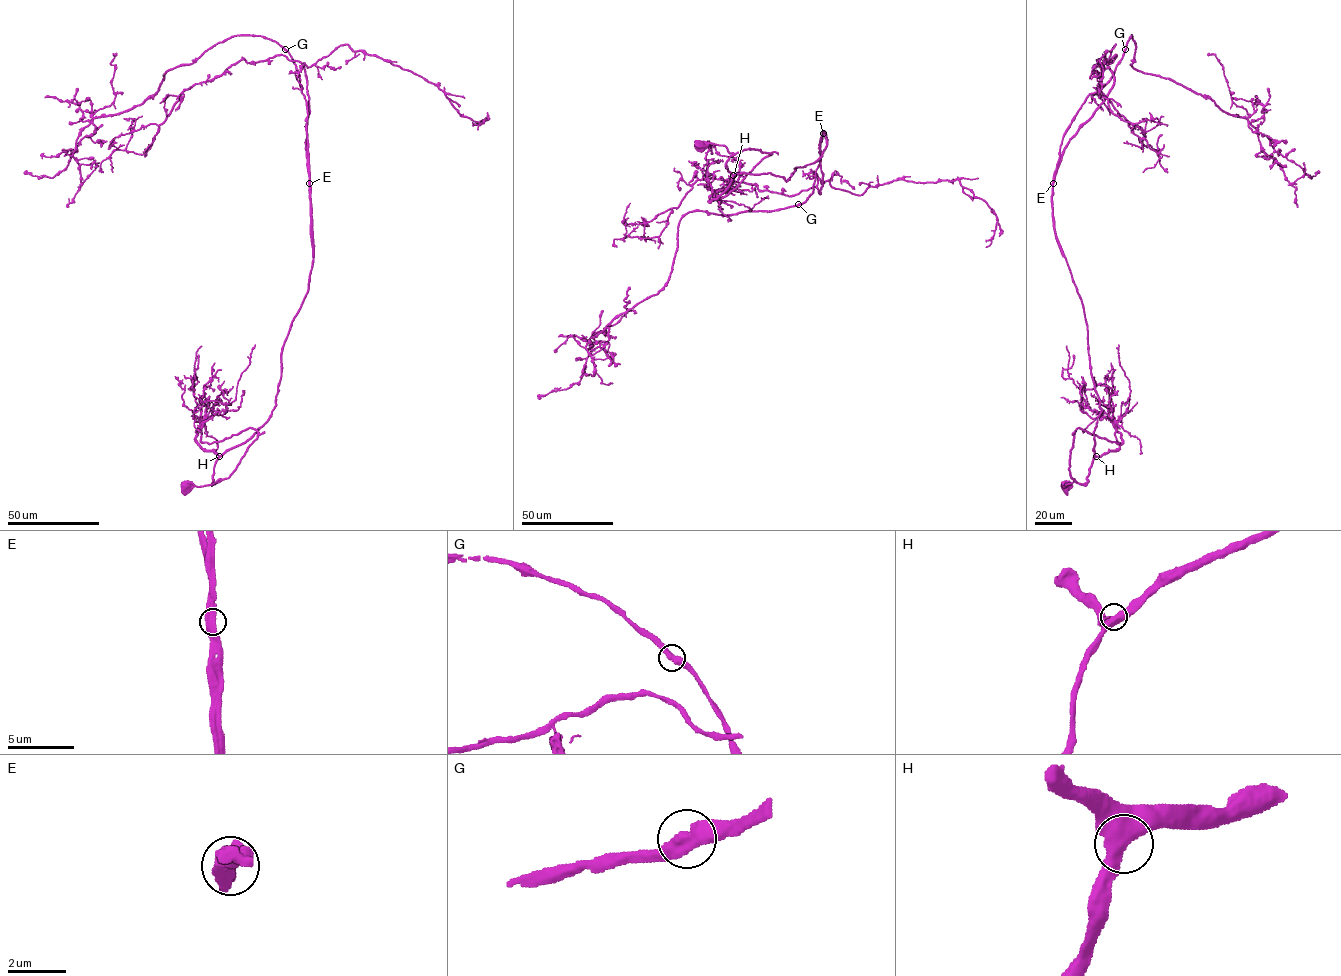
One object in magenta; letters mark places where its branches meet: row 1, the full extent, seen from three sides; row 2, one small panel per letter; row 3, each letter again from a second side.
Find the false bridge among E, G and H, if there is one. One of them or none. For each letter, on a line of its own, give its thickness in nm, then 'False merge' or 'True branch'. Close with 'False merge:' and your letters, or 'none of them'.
E: Thickness 600 nm. False merge
G: Thickness 500 nm. True branch
H: Thickness 550 nm. True branch
False merge: E

